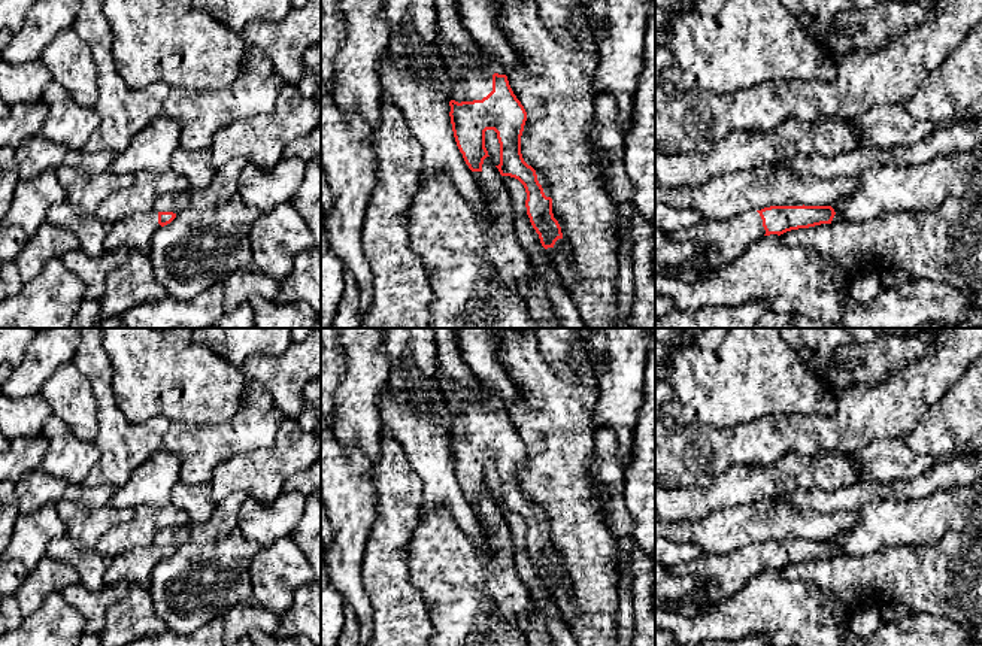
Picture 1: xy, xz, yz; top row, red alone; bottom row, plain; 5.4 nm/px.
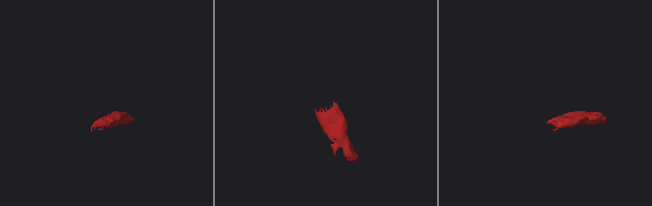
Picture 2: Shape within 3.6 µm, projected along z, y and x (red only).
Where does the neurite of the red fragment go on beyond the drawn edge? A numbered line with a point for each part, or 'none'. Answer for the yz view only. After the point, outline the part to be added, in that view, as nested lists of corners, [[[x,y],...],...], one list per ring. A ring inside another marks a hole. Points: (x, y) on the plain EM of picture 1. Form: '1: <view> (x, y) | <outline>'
1: yz (724, 575) | [[[751,545],[725,555],[701,554],[689,562],[679,562],[669,568],[675,576],[695,576],[704,580],[704,585],[692,592],[692,600],[718,601],[742,589],[764,571],[766,564],[760,548]]]

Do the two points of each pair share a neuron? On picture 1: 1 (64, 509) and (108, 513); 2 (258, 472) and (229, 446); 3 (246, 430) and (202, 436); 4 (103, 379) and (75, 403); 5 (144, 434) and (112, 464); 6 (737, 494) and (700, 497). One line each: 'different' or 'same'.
1: same
2: different
3: same
4: different
5: same
6: same

